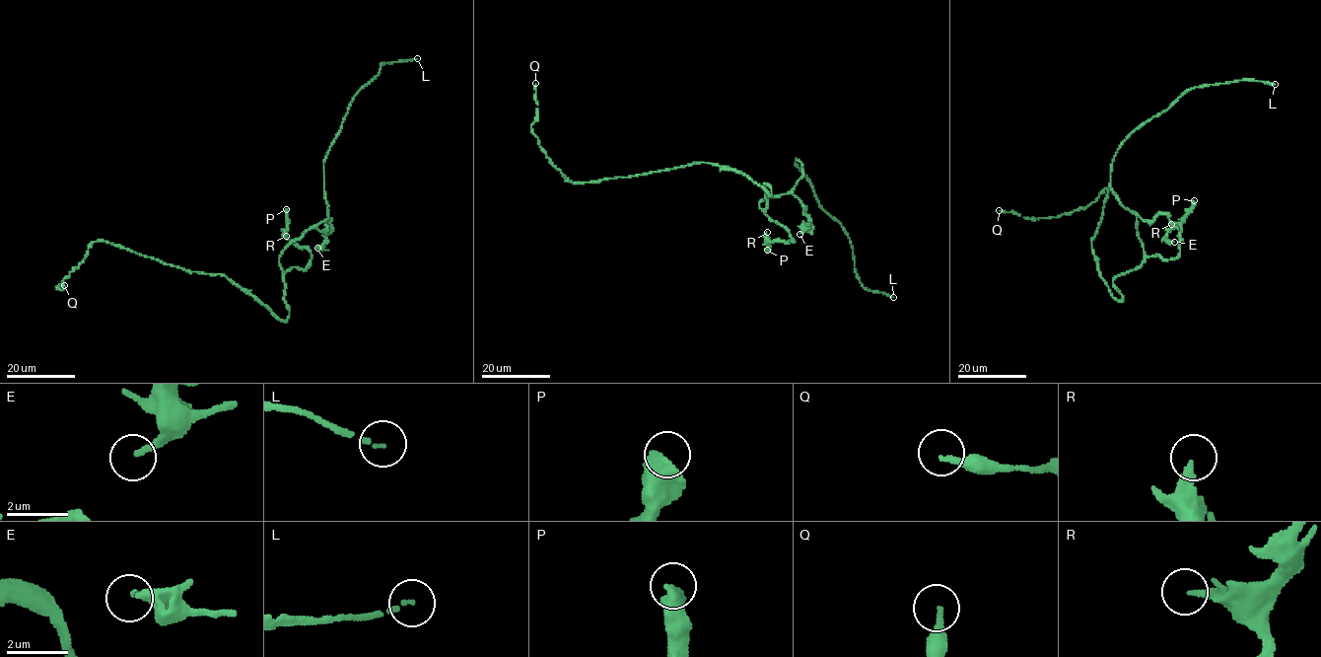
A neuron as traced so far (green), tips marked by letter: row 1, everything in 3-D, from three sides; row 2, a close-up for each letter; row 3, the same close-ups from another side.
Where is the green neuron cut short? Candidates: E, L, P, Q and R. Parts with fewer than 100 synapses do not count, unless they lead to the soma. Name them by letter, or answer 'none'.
L

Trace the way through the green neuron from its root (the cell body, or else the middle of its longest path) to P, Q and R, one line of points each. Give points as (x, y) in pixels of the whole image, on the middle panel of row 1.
P: (765, 192), (766, 214), (781, 224), (794, 241), (768, 241), (767, 250)
Q: (765, 192), (767, 183), (770, 195), (744, 175), (702, 162), (571, 182), (532, 132), (535, 83)
R: (765, 192), (766, 214), (781, 224), (794, 242), (770, 241), (767, 232)

